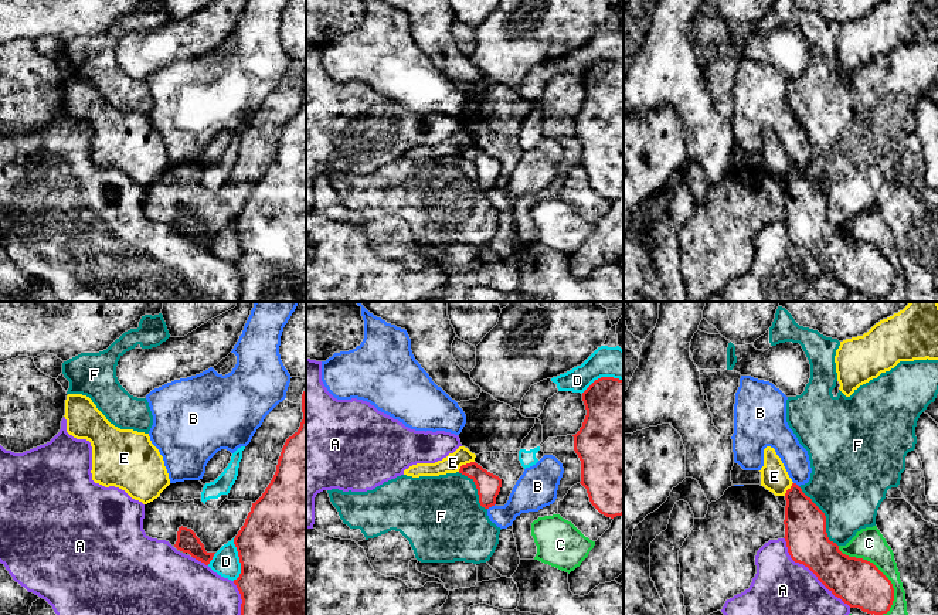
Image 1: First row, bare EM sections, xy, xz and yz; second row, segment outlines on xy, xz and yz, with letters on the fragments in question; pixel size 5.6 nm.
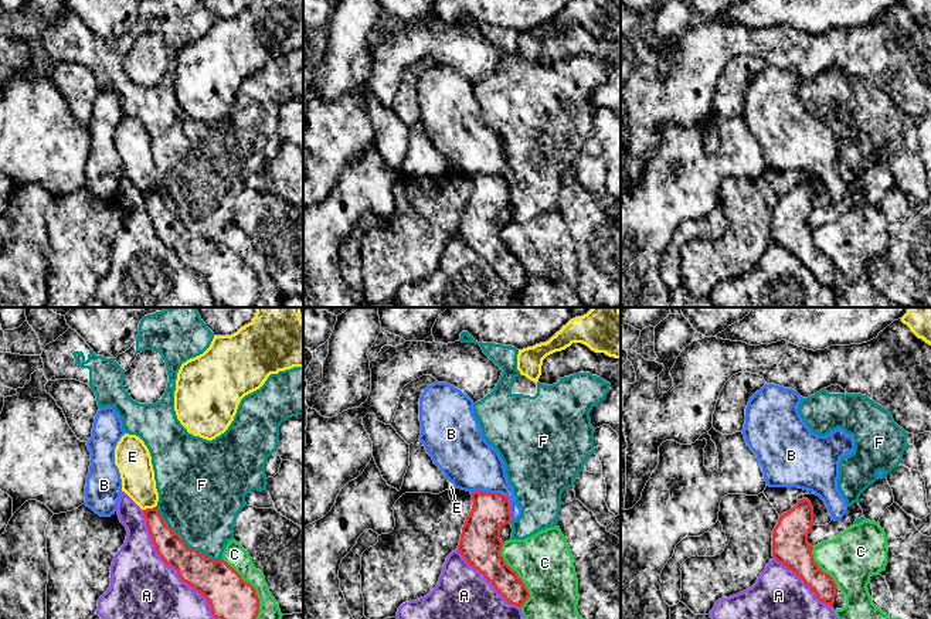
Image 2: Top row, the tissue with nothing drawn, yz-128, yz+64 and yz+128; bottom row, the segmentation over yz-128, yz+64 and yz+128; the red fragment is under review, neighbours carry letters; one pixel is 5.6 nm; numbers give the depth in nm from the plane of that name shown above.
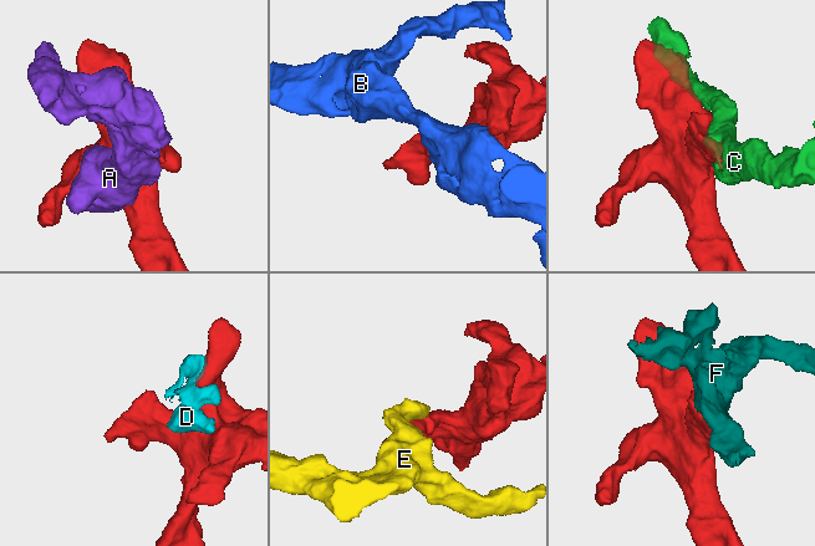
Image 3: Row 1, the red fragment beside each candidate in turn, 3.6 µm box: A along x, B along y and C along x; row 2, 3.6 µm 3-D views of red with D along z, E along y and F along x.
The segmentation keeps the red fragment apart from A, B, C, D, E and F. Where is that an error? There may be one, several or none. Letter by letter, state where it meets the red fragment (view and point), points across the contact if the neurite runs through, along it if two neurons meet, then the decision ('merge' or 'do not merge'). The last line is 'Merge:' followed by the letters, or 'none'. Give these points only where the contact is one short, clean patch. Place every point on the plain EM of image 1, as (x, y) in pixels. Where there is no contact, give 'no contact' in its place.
A: meets red in yz at (811, 252); do not merge
B: meets red in xz at (490, 189); border along xz (495, 186), (488, 192); do not merge
C: meets red in yz at (880, 254); do not merge
D: meets red in xy at (240, 243); do not merge
E: meets red in xz at (465, 148); border along xz (473, 143), (462, 148), (458, 153); do not merge
F: meets red in yz at (825, 200); do not merge
Merge: none

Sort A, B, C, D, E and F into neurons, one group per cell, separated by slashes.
A / B / C / D / E / F

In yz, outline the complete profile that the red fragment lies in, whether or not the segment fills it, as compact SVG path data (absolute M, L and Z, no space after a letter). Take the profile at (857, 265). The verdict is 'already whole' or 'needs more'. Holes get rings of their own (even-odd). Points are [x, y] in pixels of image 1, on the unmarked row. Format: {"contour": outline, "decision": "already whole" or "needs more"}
{"contour": "M796 166L786 173L785 183L784 221L791 241L808 249L850 290L887 296L894 283L891 264L873 245L843 237L829 222L825 196Z", "decision": "already whole"}

